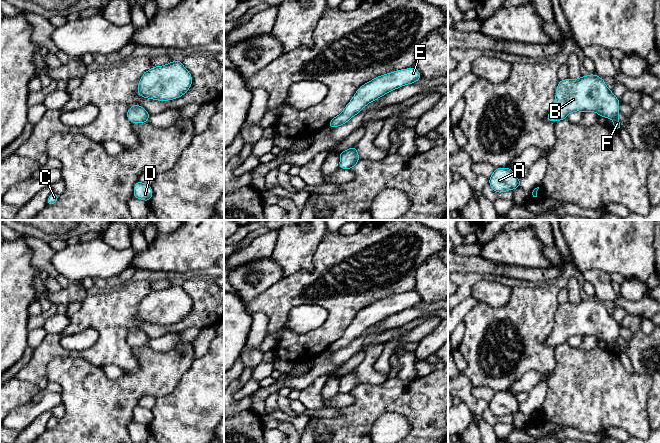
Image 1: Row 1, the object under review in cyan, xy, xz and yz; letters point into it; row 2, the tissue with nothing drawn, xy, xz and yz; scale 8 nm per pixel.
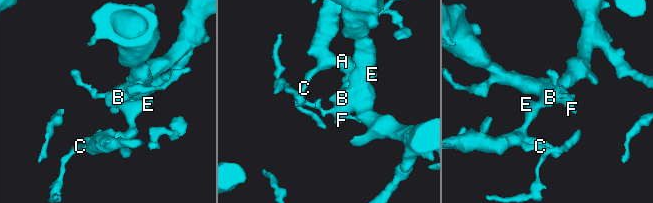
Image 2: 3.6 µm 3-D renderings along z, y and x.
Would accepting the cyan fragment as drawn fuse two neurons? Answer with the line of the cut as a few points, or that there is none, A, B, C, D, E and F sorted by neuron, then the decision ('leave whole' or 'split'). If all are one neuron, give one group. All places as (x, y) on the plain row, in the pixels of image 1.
no cut; A B C D E F; leave whole

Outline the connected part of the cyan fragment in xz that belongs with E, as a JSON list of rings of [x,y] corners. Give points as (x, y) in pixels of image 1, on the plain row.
[[[415,291],[400,293],[380,299],[362,309],[354,318],[343,335],[334,341],[328,350],[335,352],[347,347],[359,338],[369,327],[402,310],[415,307],[421,303],[421,298]]]

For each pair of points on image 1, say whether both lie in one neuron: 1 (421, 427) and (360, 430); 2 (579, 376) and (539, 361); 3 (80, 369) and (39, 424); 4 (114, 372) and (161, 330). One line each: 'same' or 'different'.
1: same
2: different
3: different
4: different

